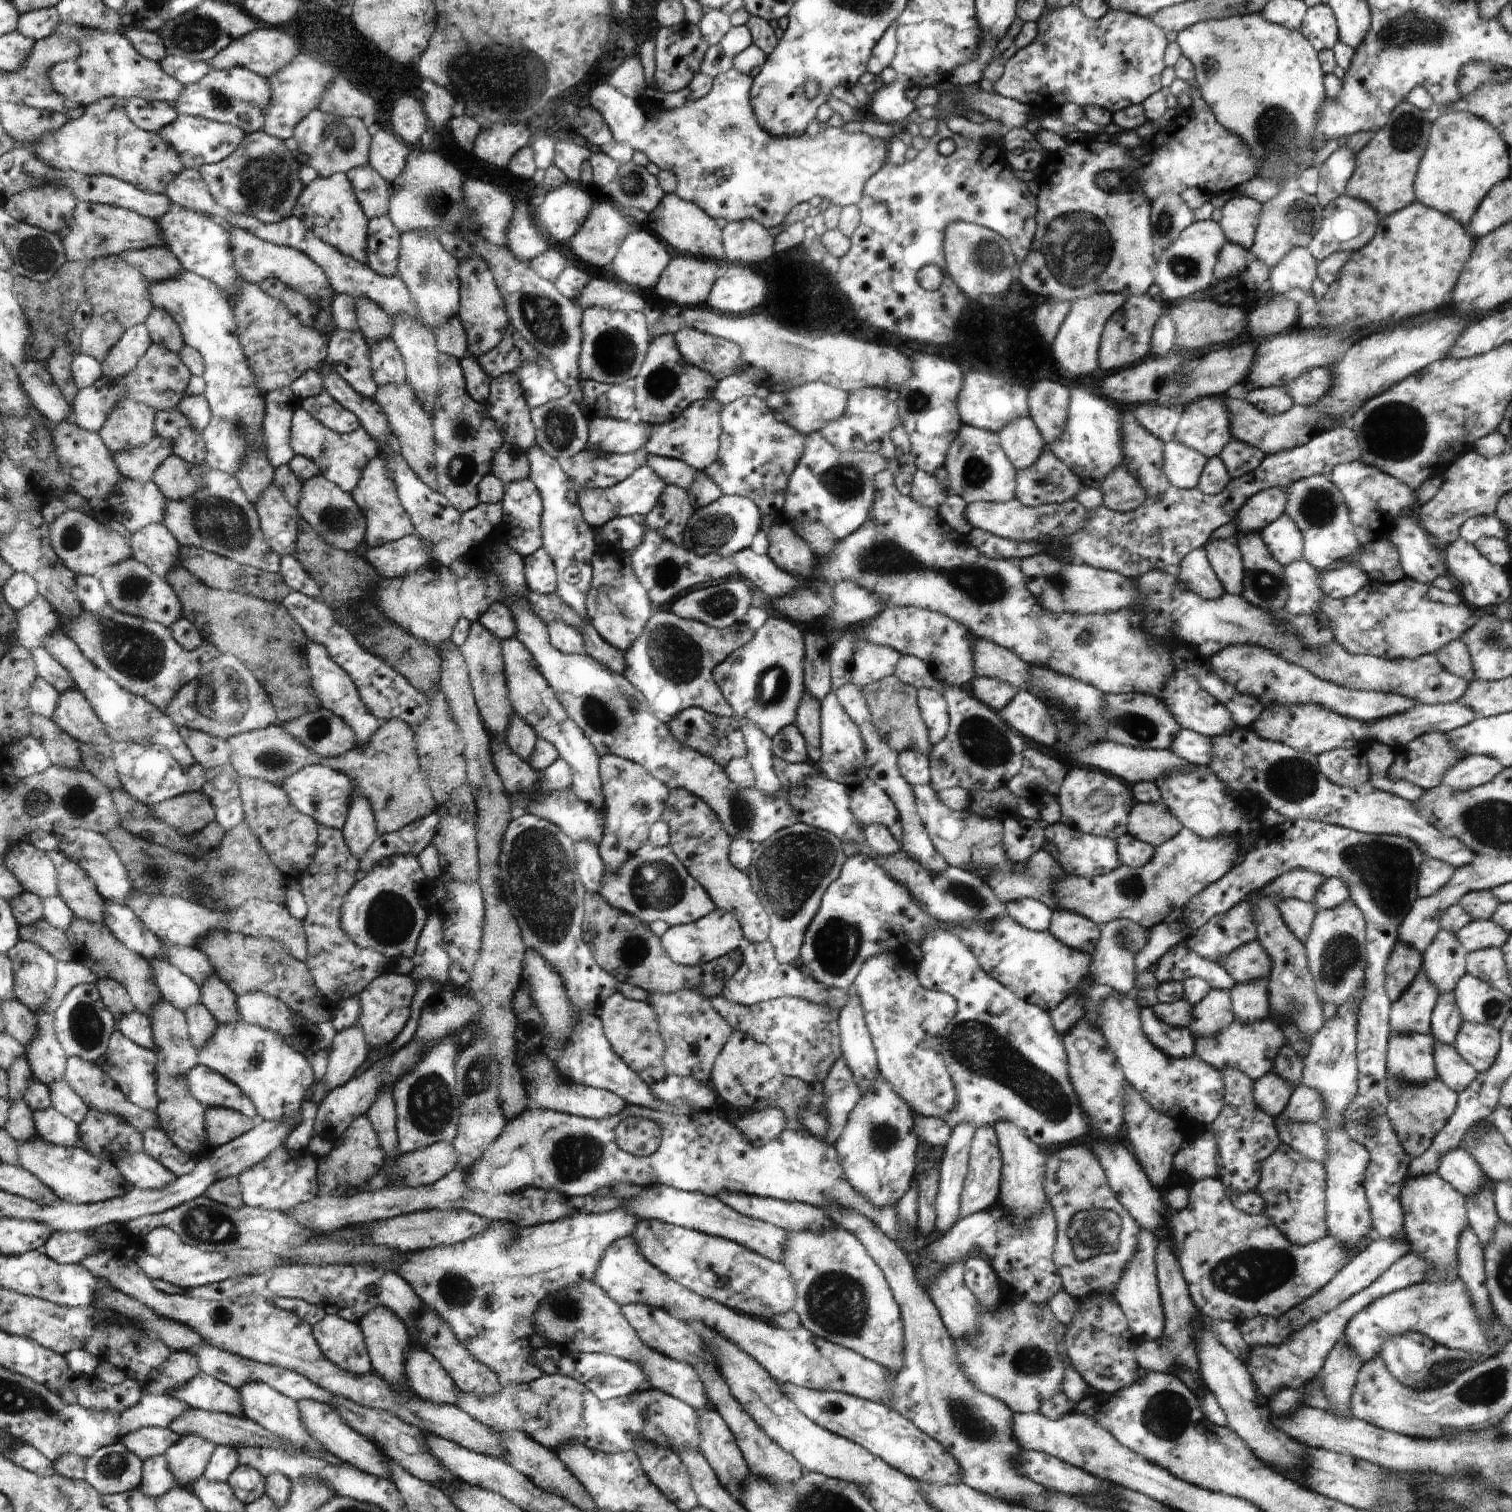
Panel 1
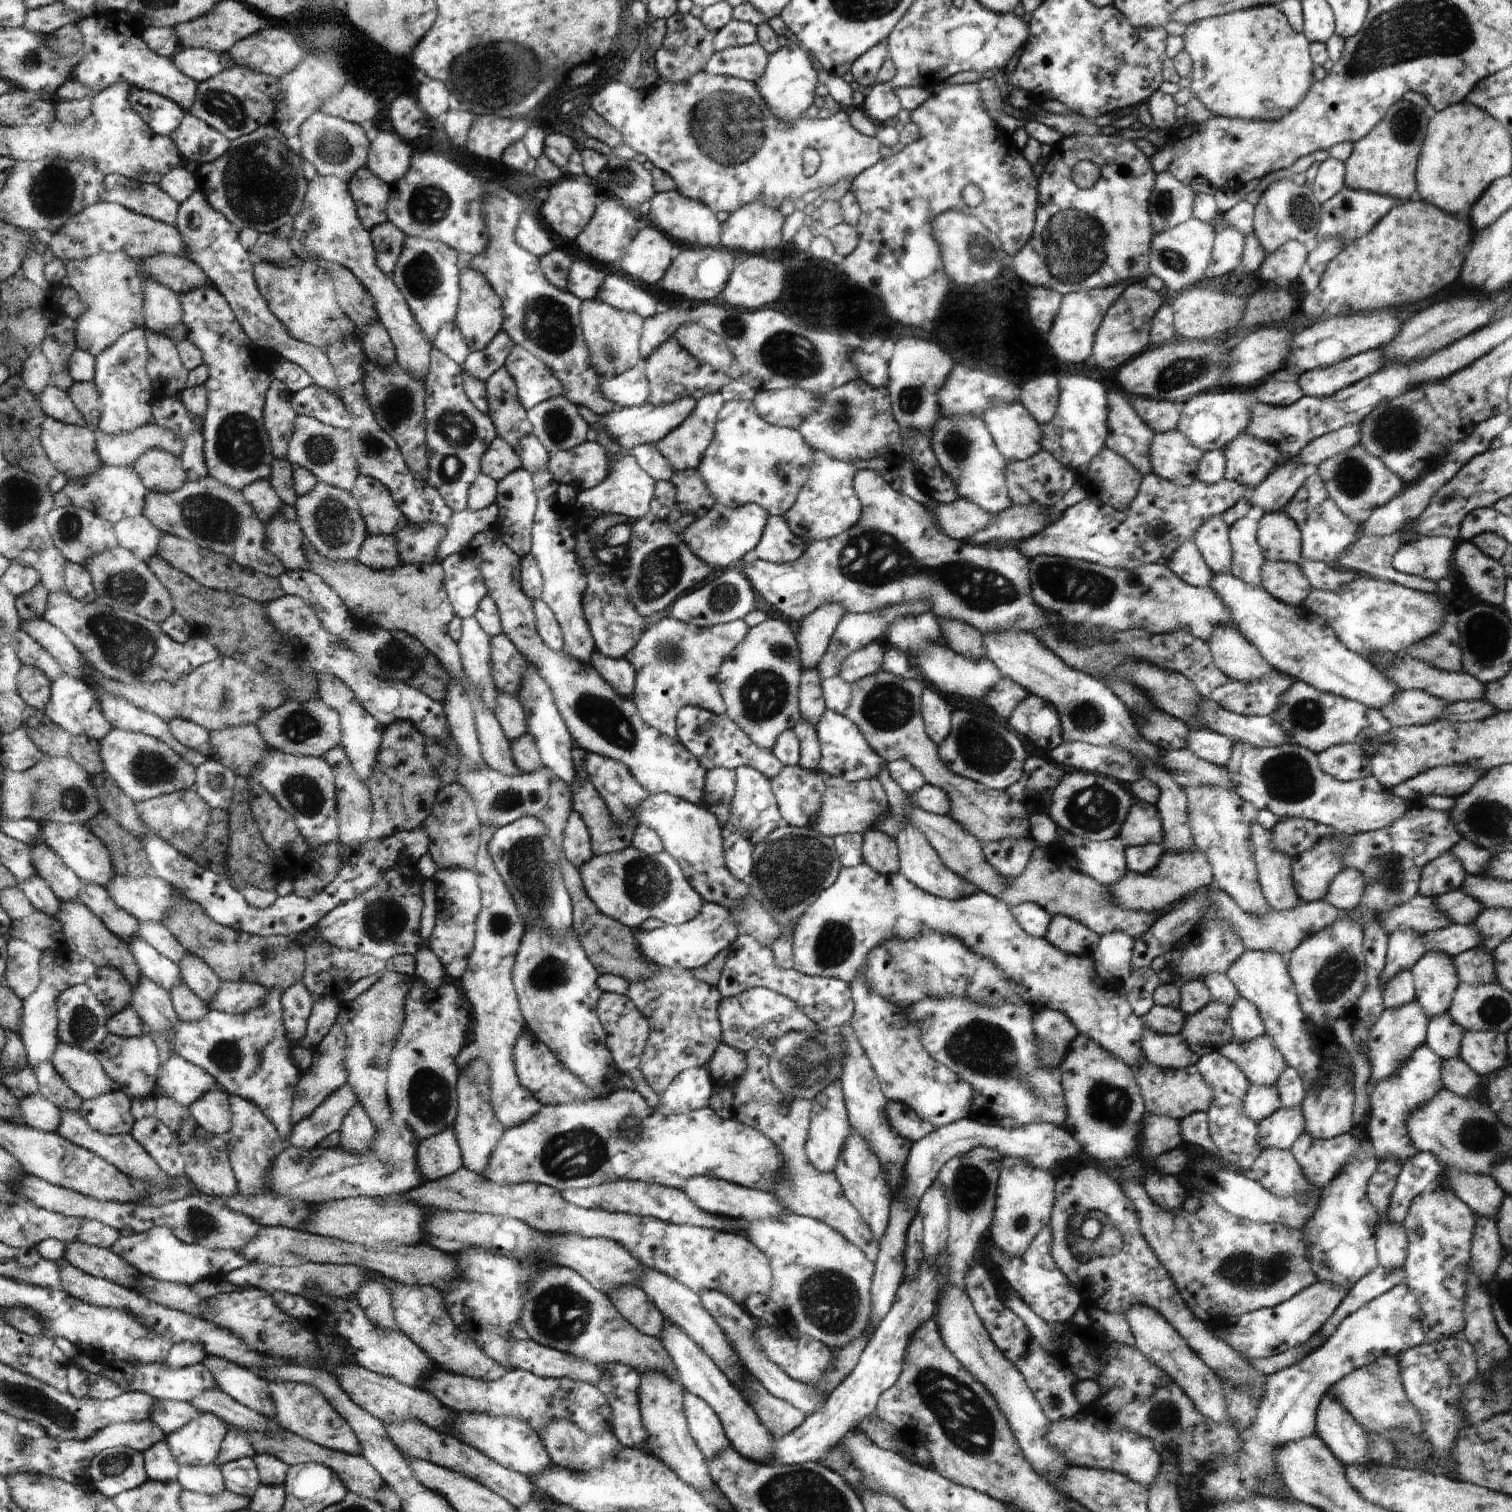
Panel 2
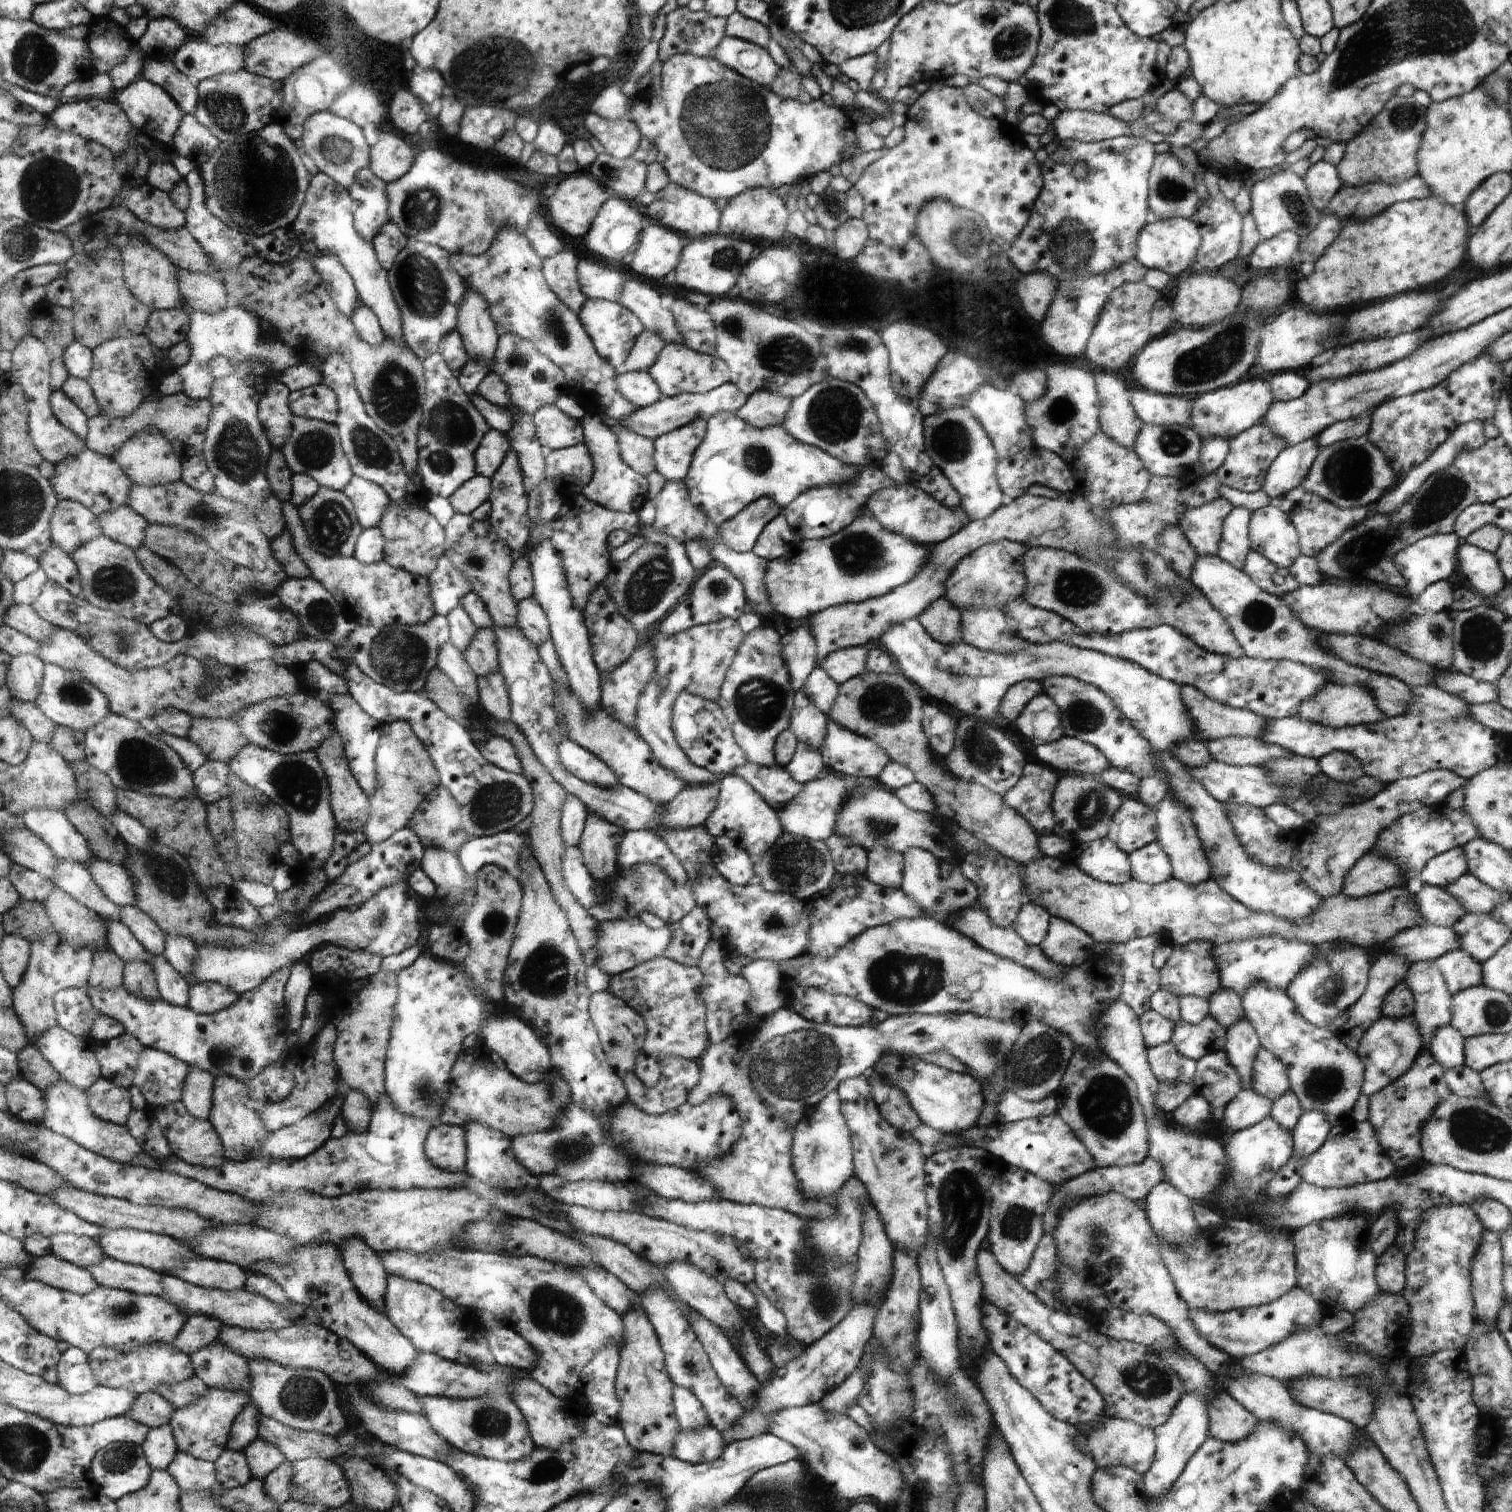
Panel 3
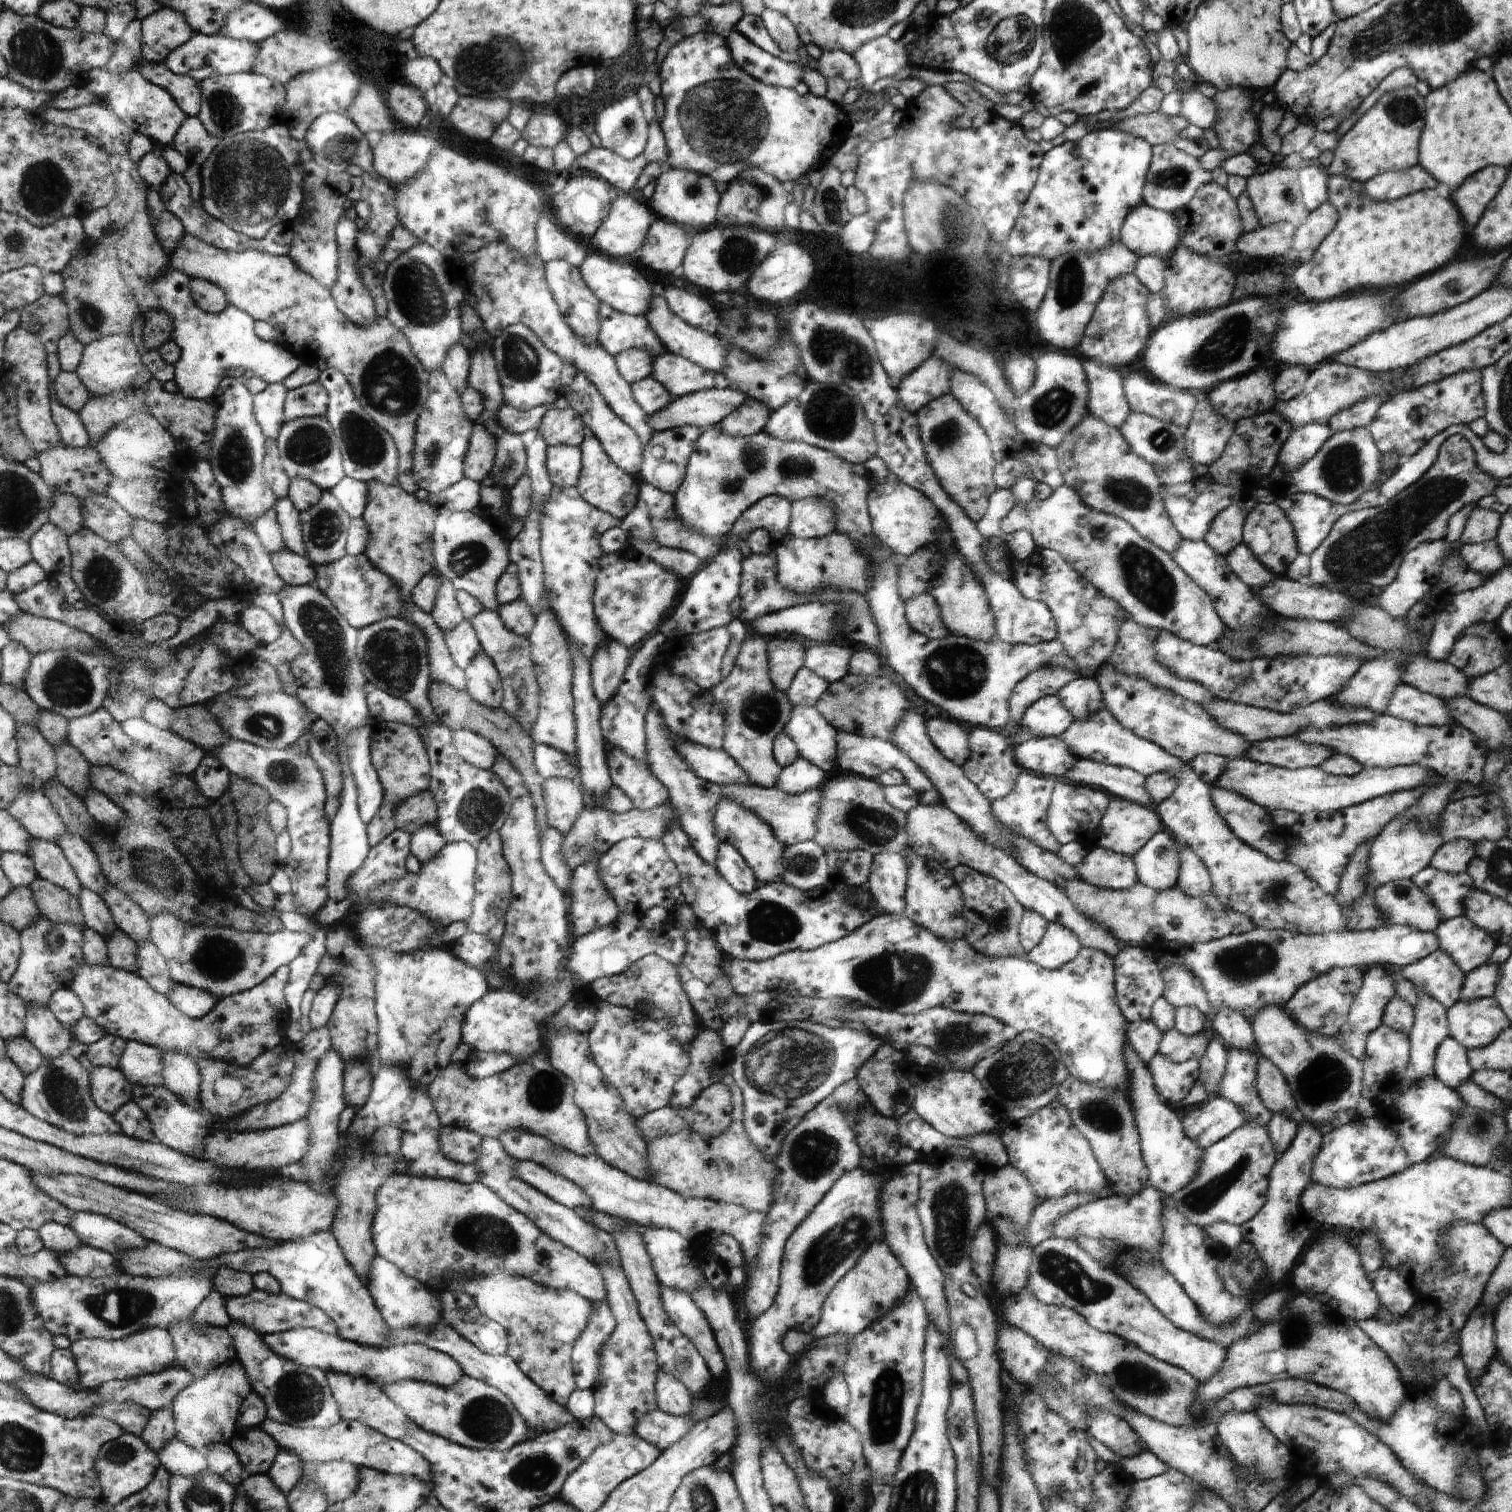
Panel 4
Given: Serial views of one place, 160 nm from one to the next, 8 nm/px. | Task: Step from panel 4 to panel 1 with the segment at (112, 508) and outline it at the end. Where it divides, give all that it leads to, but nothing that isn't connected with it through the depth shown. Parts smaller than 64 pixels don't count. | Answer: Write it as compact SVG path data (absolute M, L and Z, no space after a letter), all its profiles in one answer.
M154 523L143 528L133 534L131 542L136 558L146 562L156 574L162 574L164 578L182 566L182 544L166 523Z

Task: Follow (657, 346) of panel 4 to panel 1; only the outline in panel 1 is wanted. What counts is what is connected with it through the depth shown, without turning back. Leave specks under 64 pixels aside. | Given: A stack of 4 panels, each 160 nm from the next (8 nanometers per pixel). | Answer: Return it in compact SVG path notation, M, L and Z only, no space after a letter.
M592 306L586 308L581 325L584 345L580 356L581 379L598 383L621 384L634 379L645 363L650 334L642 311L607 310Z

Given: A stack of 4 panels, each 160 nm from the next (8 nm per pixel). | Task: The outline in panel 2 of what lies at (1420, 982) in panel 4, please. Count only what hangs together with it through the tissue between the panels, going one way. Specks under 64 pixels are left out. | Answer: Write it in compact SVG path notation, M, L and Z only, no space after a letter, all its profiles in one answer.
M1482 946L1452 957L1459 984L1497 983L1493 954Z

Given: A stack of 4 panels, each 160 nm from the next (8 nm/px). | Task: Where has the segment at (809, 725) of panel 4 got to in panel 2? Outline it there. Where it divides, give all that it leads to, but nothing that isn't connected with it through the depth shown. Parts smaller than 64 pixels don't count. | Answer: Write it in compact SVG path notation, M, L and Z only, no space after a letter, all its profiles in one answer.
M817 668L806 670L802 674L802 683L800 684L800 720L808 720L812 726L820 722L820 718L826 712L824 698L822 696L822 679L818 674Z

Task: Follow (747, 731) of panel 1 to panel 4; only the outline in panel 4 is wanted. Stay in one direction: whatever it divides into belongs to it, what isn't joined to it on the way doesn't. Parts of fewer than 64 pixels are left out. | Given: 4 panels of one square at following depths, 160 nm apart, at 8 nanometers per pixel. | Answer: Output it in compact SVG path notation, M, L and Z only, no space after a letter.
M722 795L715 820L717 834L721 840L737 847L750 868L754 870L754 874L757 874L758 880L772 883L780 879L780 874L784 870L784 844L769 823L730 795Z

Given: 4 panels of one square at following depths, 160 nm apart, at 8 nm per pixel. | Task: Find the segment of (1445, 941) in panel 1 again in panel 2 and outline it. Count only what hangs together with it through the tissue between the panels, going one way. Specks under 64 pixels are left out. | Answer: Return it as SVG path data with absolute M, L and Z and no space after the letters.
M1428 950L1410 970L1416 990L1416 1002L1429 1019L1450 1009L1459 986L1452 957L1436 950Z

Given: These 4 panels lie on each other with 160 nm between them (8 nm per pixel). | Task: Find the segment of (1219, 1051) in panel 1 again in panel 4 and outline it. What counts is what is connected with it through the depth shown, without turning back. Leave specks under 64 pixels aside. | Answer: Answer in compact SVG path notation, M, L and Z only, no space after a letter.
M1264 1055L1257 1062L1256 1088L1264 1106L1272 1113L1288 1113L1299 1123L1303 1117L1280 1069Z

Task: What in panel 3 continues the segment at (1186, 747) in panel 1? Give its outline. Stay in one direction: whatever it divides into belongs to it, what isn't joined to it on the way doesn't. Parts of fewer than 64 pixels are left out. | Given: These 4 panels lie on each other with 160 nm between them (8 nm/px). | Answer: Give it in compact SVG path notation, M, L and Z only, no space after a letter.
M1224 737L1205 741L1205 745L1215 761L1238 766L1258 765L1262 767L1290 753L1281 746L1252 737Z

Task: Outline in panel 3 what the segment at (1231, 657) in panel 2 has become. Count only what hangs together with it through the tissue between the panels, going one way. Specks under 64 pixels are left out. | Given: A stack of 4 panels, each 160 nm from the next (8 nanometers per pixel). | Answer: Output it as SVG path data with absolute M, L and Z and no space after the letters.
M1024 492L988 517L968 521L952 537L931 546L933 557L930 557L929 565L912 581L900 585L892 593L859 603L830 607L803 620L802 623L811 626L815 636L817 664L820 665L829 654L837 650L869 646L872 642L880 640L881 634L893 624L921 617L934 601L945 596L946 580L964 557L968 557L985 544L998 541L1016 541L1028 548L1064 549L1094 562L1095 565L1102 564L1113 573L1117 572L1138 594L1149 598L1159 612L1162 624L1177 628L1208 652L1235 659L1246 655L1228 623L1209 600L1190 580L1182 579L1170 566L1166 566L1156 552L1146 550L1144 547L1133 547L1129 551L1116 548L1113 531L1101 522L1101 516L1093 510L1084 496L1076 495L1074 492L1061 493L1060 498L1054 500Z

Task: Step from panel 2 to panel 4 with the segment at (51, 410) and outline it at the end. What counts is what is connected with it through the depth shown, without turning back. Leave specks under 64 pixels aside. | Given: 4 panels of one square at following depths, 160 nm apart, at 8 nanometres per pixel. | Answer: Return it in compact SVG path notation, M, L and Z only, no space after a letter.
M53 399L53 415L66 444L76 448L92 446L91 436L81 413L66 406L60 399Z

